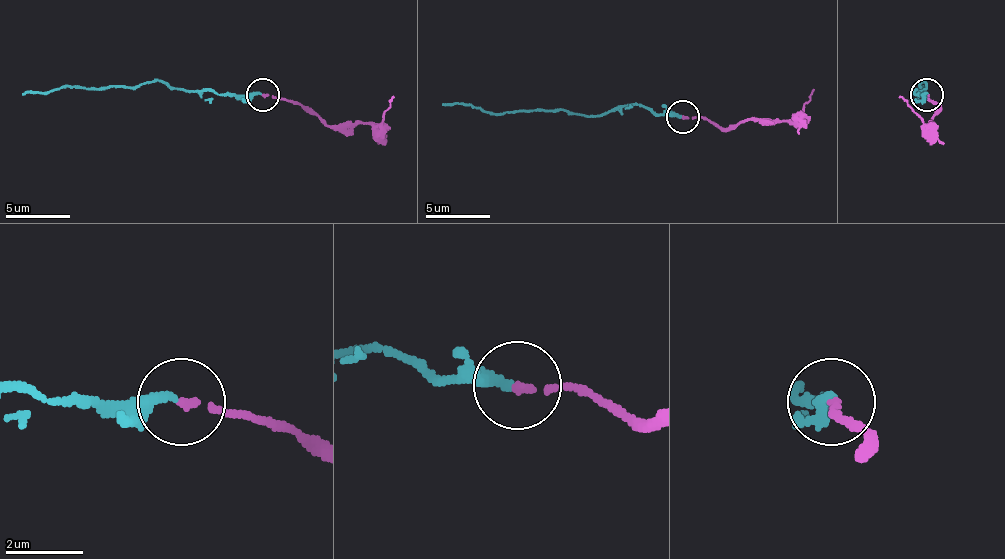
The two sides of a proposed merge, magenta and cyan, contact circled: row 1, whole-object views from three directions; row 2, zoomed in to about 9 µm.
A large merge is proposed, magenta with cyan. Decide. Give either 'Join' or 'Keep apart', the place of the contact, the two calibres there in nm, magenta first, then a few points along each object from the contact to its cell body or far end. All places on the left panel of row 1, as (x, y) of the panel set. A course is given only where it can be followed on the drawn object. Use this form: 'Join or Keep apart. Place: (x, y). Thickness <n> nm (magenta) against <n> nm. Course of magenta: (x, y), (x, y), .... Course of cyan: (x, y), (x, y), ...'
Join. Place: (262, 95). Thickness 170 nm (magenta) against 280 nm. Course of magenta: (262, 94), (310, 107), (329, 126), (375, 123), (394, 97). Course of cyan: (262, 94), (216, 94), (145, 81), (132, 87), (61, 87), (22, 94)

